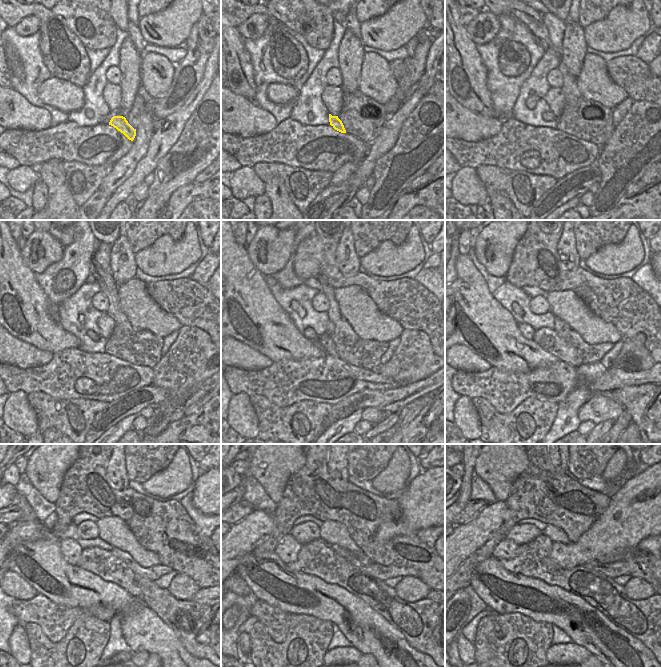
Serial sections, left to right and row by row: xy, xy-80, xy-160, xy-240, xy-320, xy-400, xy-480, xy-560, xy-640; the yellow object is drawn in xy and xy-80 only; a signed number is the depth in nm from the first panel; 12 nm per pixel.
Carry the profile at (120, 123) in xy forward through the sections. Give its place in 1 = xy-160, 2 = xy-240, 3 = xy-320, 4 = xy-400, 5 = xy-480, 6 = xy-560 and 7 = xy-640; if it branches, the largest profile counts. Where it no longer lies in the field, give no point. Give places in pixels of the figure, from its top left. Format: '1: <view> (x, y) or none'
1: xy-160 (547, 116)
2: xy-240 (91, 334)
3: xy-320 (309, 333)
4: xy-400 (527, 331)
5: xy-480 (70, 549)
6: xy-560 (288, 548)
7: xy-640 (505, 549)

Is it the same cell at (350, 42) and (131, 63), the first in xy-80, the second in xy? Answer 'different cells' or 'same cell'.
same cell

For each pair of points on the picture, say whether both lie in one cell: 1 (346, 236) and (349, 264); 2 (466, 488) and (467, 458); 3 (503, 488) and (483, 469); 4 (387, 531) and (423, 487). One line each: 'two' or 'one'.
1: one
2: one
3: one
4: one

